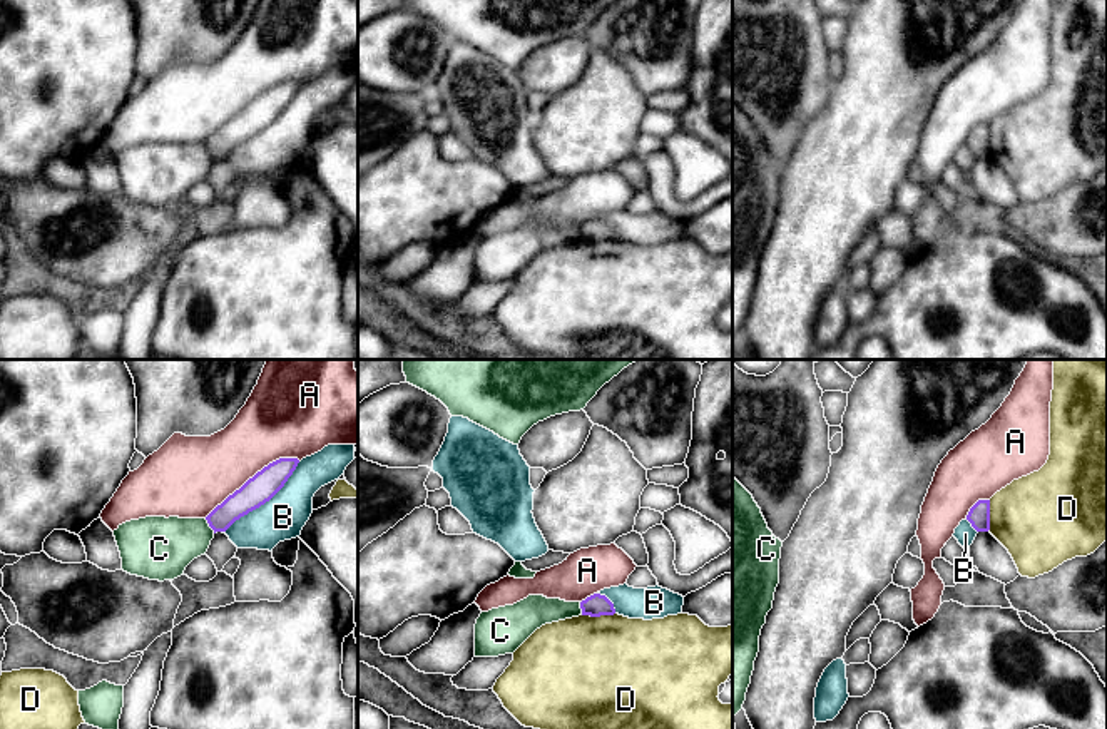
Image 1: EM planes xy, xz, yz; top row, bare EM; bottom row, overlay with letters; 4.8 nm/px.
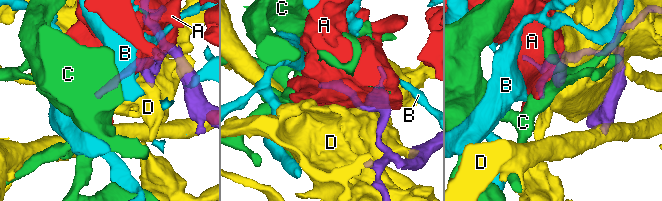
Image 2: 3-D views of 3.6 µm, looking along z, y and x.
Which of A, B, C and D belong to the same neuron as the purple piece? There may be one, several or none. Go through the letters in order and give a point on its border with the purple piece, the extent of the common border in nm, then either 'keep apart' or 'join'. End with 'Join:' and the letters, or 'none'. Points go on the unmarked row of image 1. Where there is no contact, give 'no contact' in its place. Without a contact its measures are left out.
A: contact xy (253, 102); length 550 nm; keep apart
B: contact xy (265, 127); length 500 nm; keep apart
C: contact xy (209, 151); length 90 nm; keep apart
D: contact xz (597, 241); length 160 nm; keep apart
Join: none

